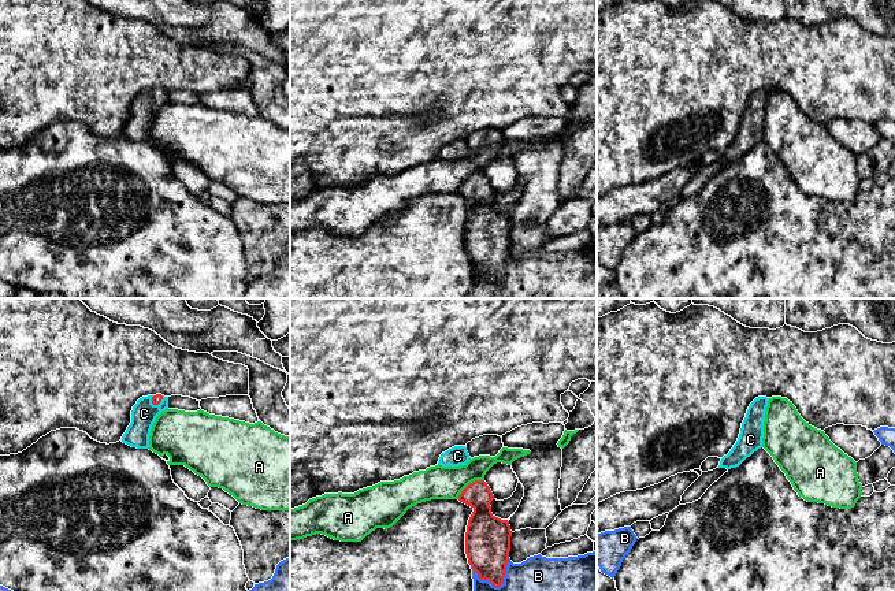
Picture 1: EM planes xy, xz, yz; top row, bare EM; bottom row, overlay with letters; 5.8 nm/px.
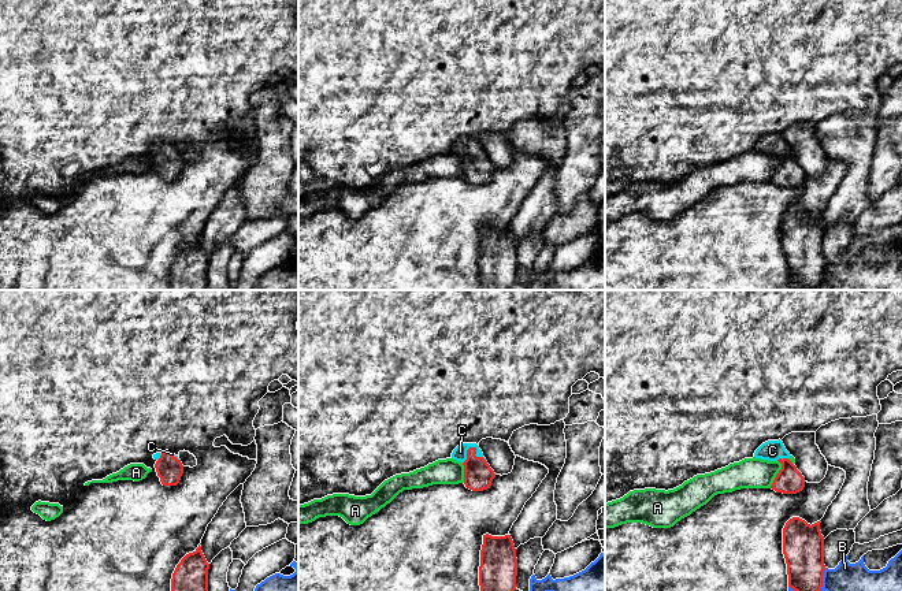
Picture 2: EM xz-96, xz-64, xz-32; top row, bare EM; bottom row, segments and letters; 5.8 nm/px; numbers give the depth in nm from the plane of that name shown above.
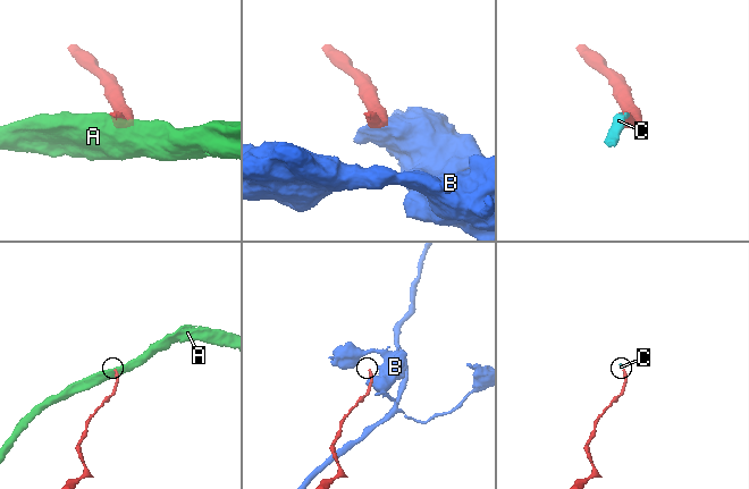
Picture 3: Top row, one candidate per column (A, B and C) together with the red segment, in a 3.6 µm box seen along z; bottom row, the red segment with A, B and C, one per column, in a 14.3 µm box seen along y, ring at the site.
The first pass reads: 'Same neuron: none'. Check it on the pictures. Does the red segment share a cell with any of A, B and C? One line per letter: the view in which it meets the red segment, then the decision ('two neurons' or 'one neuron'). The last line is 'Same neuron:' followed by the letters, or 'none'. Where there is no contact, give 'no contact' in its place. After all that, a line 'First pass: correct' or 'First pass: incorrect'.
A: meets red in xz; two neurons
B: meets red in xz; two neurons
C: meets red in xy; one neuron
Same neuron: C
First pass: incorrect

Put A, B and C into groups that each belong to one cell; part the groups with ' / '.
A / B / C

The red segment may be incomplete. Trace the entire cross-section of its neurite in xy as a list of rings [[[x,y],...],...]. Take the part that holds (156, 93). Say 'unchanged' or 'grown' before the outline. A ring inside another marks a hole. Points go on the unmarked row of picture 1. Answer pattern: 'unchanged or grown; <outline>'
grown; [[[161,88],[142,90],[131,104],[131,116],[122,135],[137,142],[149,141],[149,129],[156,111],[168,103],[168,90]]]

